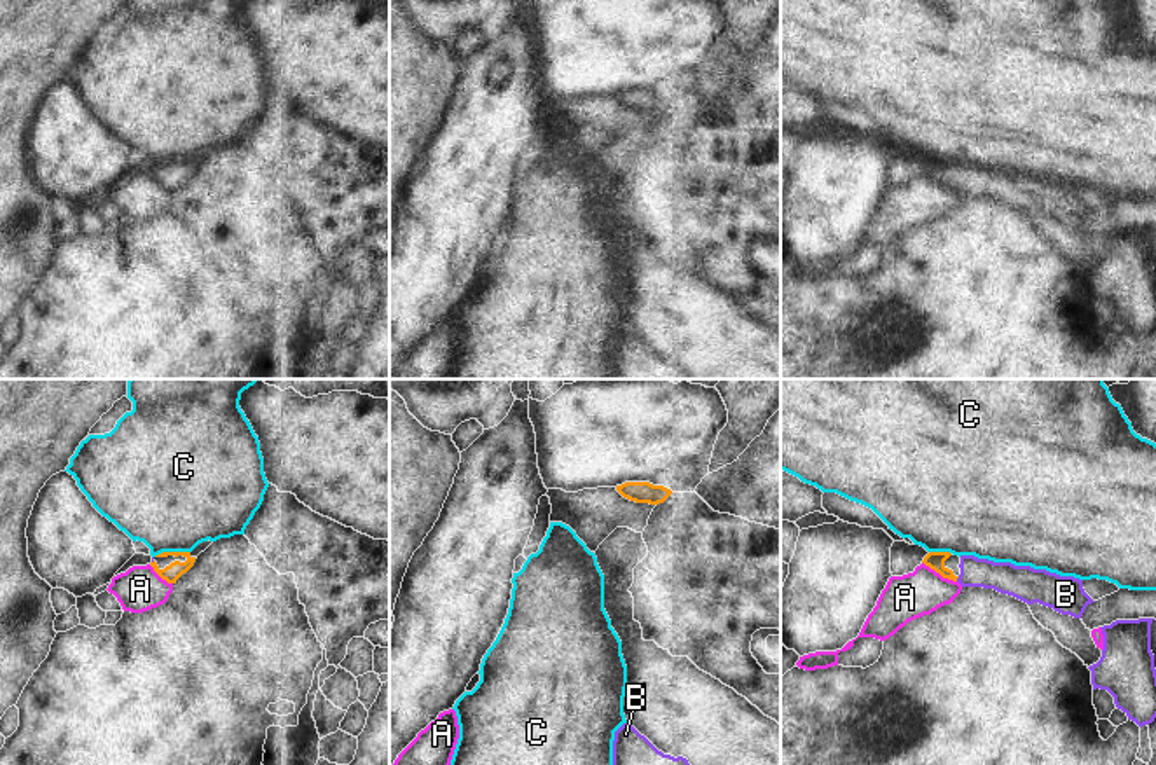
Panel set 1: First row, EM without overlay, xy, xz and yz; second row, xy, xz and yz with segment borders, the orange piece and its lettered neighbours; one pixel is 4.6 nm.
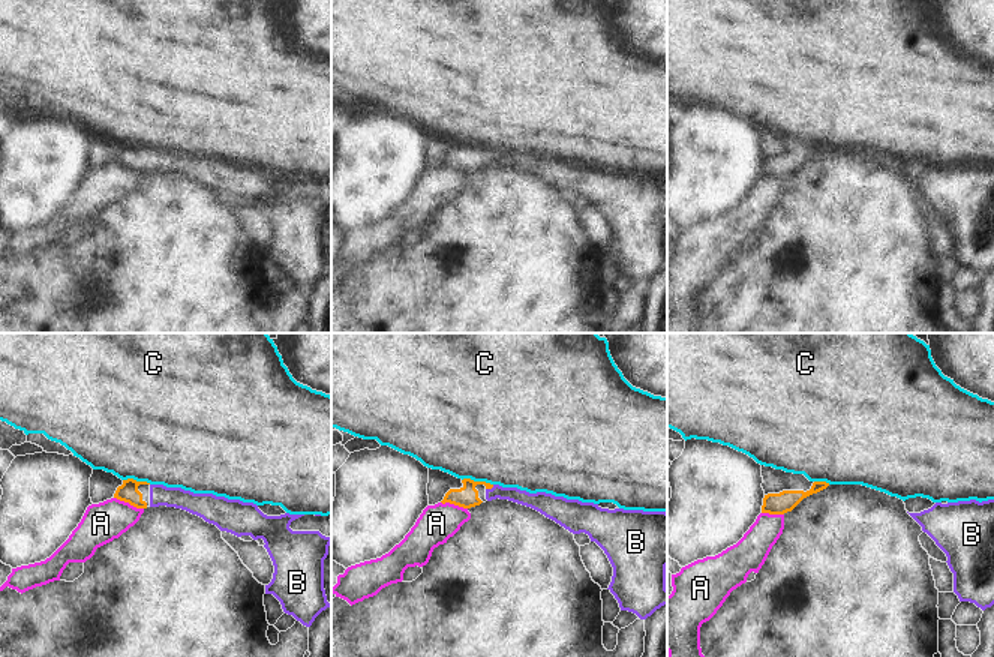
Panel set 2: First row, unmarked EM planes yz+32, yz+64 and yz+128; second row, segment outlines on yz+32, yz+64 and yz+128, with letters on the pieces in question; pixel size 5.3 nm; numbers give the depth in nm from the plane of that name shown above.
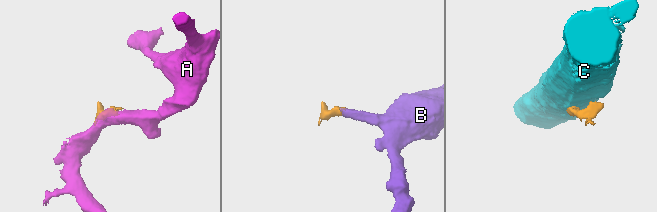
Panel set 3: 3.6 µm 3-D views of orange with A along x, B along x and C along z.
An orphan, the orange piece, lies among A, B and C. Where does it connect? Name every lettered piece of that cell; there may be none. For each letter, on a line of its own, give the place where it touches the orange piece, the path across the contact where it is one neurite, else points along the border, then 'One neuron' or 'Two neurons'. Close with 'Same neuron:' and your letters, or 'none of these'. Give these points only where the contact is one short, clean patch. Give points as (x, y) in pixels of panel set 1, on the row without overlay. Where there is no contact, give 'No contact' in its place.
A: Touches orange at yz (940, 182). Two neurons
B: Touches orange at yz (957, 186). Path across: yz (933, 168), (947, 182), (957, 186), (1003, 186). One neuron
C: Touches orange at xy (172, 161). Boundary: xy (189, 159), (163, 159), (154, 165). Two neurons
Same neuron: B

